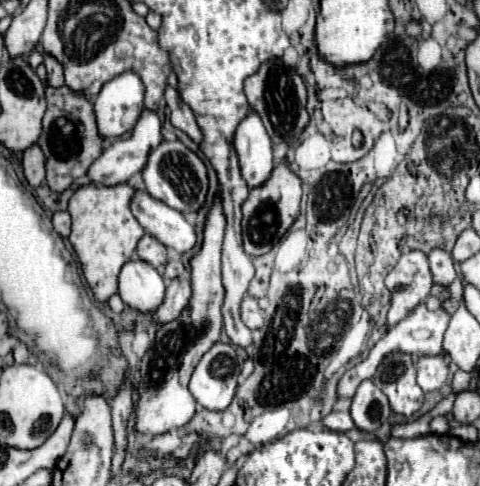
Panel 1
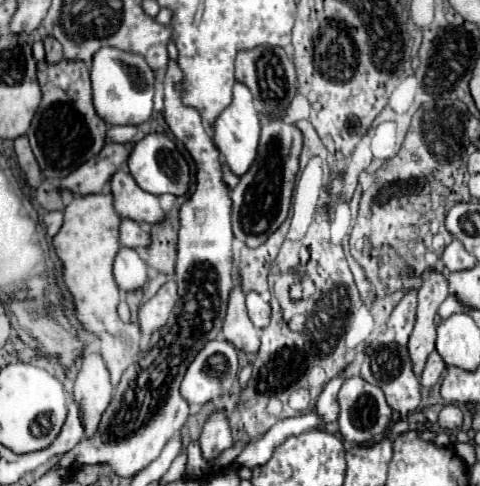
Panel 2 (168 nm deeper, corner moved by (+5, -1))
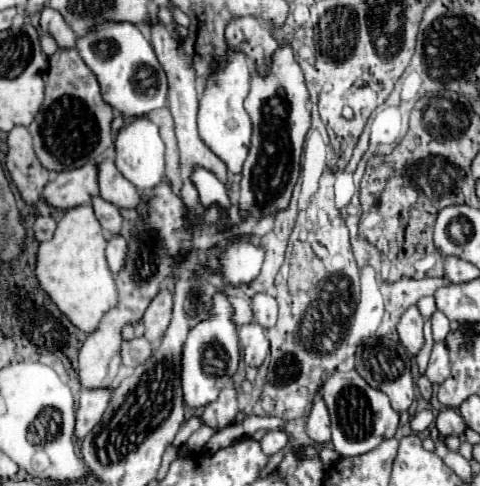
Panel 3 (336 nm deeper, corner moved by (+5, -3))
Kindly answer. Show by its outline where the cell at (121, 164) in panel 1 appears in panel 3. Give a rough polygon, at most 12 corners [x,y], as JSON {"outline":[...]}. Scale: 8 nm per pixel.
{"outline":[[97,165],[61,171],[41,197],[55,209],[99,195]]}

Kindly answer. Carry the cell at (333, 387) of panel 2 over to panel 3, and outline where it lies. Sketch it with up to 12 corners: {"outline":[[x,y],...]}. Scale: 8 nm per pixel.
{"outline":[[317,395],[307,417],[307,435],[315,443],[331,441],[325,401]]}

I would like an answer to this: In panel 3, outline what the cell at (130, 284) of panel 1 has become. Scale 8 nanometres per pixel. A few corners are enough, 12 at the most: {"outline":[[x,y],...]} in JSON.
{"outline":[[113,235],[107,261],[113,275],[125,267],[127,241]]}

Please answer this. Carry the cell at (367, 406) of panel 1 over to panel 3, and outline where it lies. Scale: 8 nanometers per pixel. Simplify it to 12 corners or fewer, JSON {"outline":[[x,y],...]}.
{"outline":[[355,371],[325,383],[333,447],[343,457],[395,435],[389,397]]}

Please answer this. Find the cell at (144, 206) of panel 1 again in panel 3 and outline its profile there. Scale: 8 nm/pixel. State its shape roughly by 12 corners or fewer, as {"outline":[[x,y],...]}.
{"outline":[[111,159],[99,163],[99,195],[119,209],[141,205]]}

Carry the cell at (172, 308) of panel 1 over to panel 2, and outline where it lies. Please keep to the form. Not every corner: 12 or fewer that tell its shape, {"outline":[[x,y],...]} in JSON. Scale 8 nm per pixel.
{"outline":[[169,279],[141,309],[143,335],[161,329],[177,301]]}

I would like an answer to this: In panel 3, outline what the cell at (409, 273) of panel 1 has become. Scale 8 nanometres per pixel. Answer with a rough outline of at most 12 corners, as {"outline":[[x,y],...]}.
{"outline":[[415,305],[401,315],[397,333],[409,355],[423,347],[423,317]]}

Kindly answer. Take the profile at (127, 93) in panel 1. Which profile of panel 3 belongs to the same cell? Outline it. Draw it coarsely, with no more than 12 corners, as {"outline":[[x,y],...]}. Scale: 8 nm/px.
{"outline":[[131,23],[77,39],[103,101],[143,117],[165,105],[167,79]]}

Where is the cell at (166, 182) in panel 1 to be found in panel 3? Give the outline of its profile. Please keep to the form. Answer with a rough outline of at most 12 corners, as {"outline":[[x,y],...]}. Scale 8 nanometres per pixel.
{"outline":[[139,117],[119,131],[117,169],[137,189],[165,179],[159,127]]}

